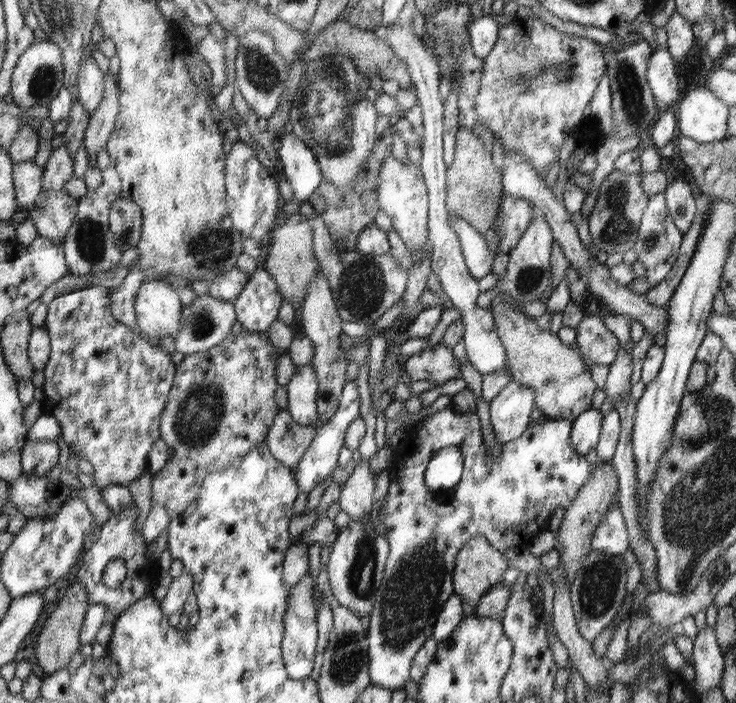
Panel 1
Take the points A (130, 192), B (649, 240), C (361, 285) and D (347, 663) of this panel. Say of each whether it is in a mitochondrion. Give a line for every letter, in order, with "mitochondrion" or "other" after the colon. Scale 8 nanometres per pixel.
A: other
B: mitochondrion
C: mitochondrion
D: mitochondrion

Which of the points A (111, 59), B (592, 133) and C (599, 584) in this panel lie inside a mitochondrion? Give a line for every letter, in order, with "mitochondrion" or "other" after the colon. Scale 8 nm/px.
A: other
B: mitochondrion
C: mitochondrion

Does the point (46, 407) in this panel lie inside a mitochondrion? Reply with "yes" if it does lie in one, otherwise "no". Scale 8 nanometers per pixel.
no

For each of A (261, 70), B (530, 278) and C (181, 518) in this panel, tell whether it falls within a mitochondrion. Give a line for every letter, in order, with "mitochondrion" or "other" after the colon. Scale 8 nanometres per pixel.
A: mitochondrion
B: mitochondrion
C: other

